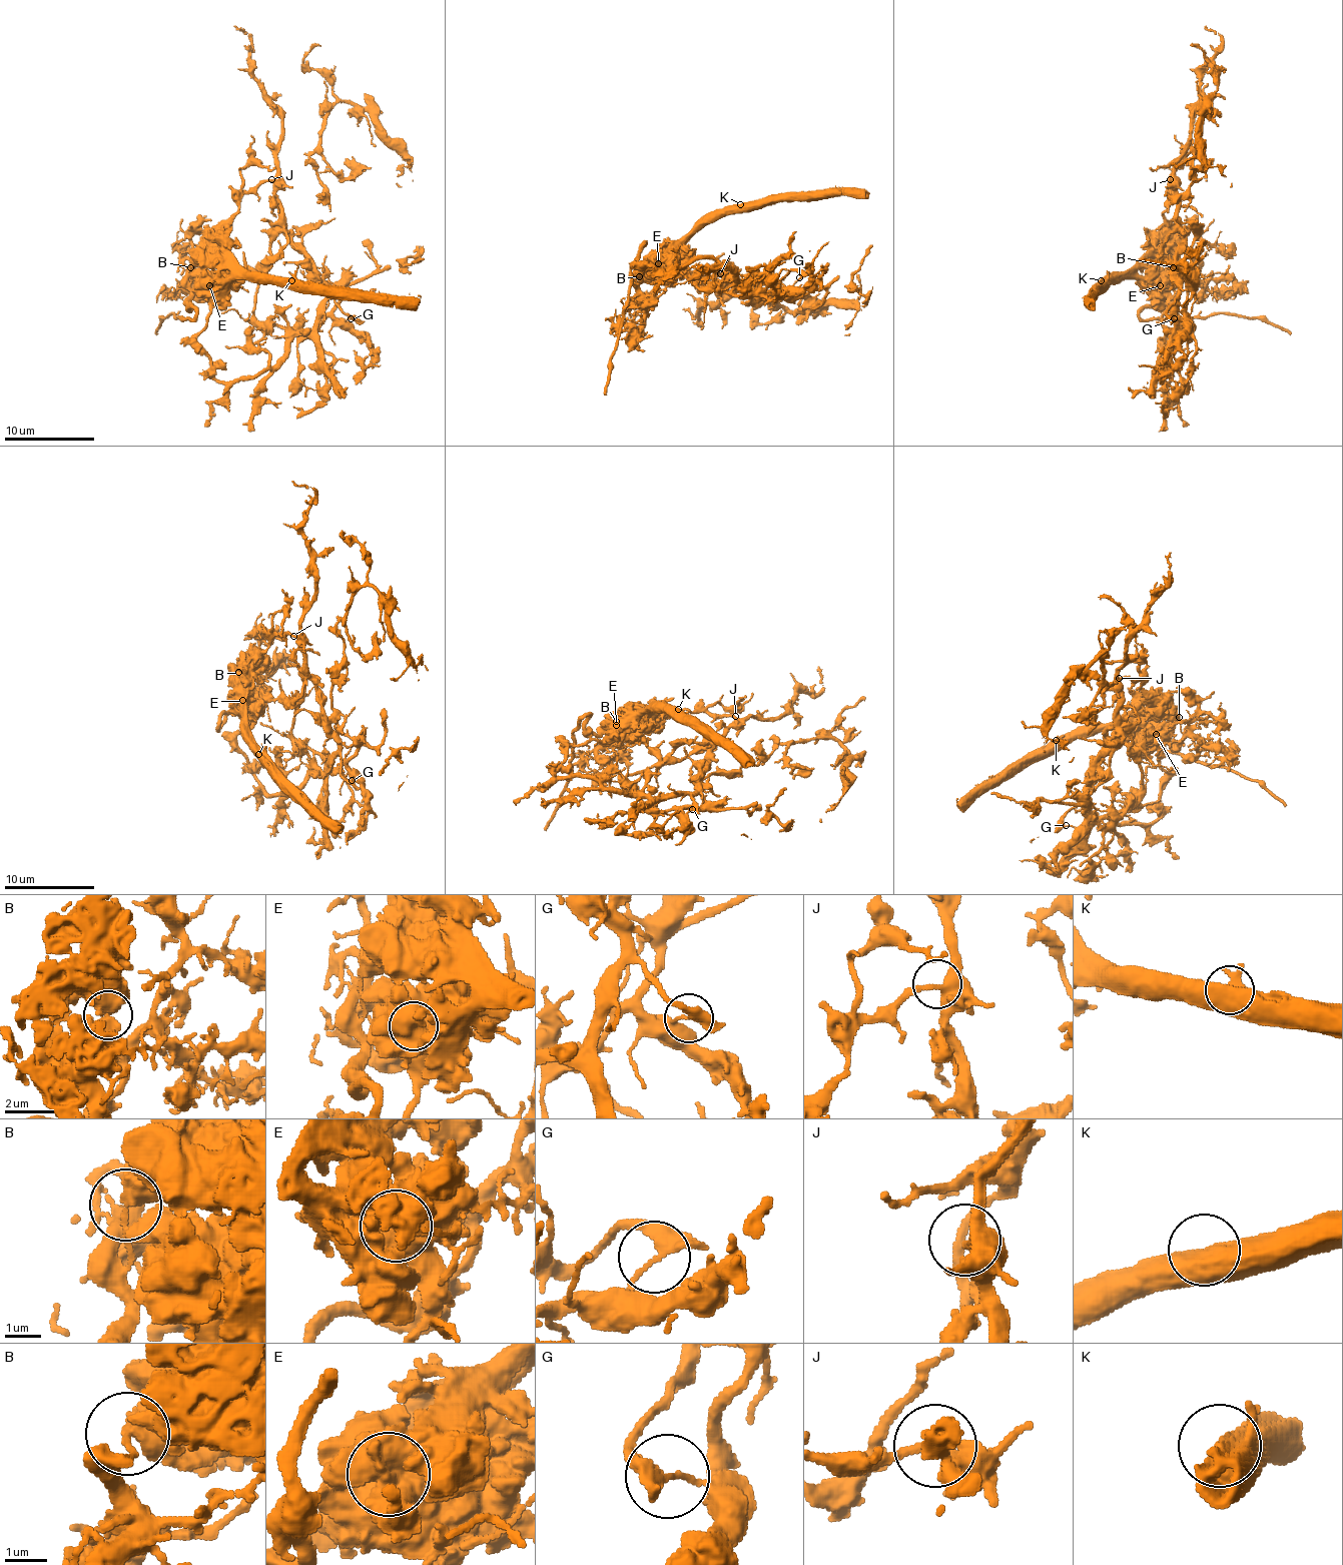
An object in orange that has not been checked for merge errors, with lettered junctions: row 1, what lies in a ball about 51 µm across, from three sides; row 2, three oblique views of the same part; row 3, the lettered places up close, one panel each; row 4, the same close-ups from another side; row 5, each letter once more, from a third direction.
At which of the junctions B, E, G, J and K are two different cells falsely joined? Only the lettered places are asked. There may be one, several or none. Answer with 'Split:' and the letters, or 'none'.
Split: B, E, G

